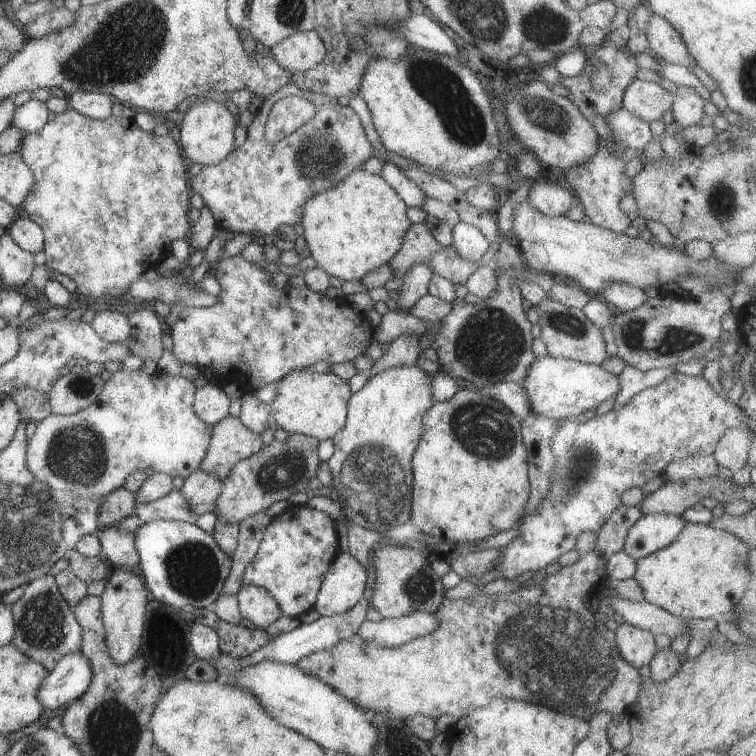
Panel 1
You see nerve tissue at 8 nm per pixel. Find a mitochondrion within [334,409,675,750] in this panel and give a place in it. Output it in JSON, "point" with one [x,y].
{"point":[549,650]}

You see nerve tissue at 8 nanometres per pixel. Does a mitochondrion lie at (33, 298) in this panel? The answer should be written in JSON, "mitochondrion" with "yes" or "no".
{"mitochondrion":"no"}

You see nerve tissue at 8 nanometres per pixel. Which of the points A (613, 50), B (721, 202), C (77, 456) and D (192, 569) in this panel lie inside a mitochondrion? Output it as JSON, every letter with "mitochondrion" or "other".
{"A":"other","B":"mitochondrion","C":"mitochondrion","D":"mitochondrion"}

